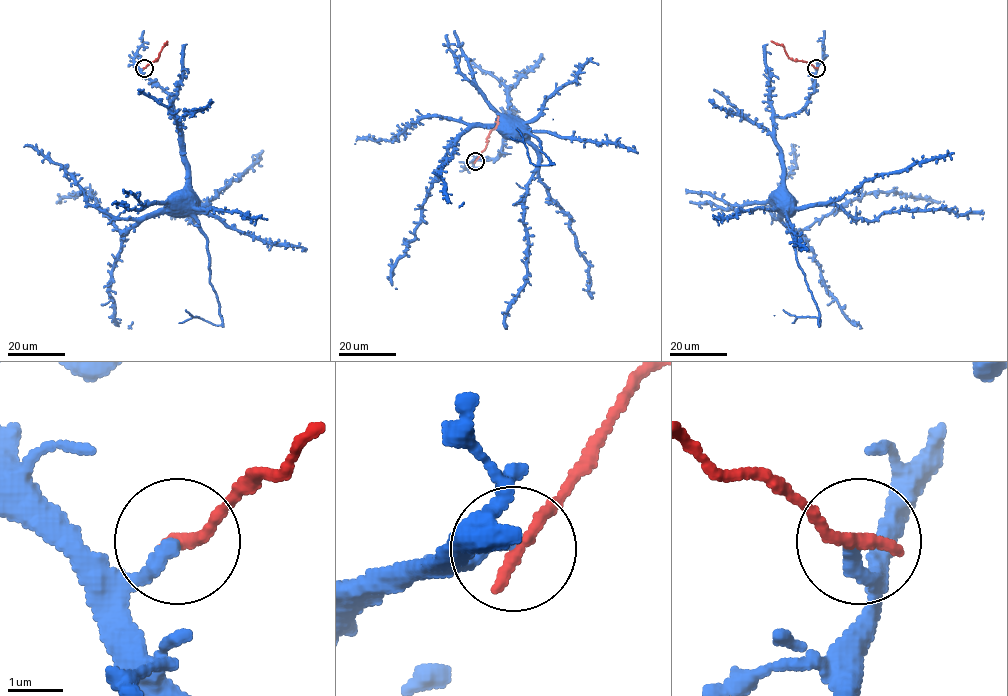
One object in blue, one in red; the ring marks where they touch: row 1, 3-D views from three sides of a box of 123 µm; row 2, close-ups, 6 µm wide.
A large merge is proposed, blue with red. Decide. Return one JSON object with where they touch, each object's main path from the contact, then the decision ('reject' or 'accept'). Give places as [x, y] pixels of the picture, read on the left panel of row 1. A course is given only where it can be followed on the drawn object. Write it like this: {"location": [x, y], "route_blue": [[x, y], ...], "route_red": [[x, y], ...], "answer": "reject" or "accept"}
{"location": [144, 68], "route_blue": [[144, 67], [141, 72], [168, 95], [180, 133], [185, 186], [170, 201], [171, 205], [175, 205]], "route_red": [[144, 67], [156, 60], [167, 41]], "answer": "reject"}

